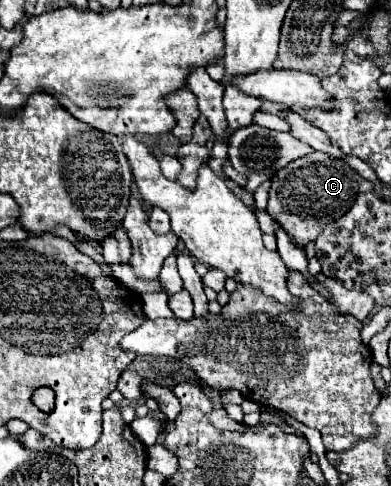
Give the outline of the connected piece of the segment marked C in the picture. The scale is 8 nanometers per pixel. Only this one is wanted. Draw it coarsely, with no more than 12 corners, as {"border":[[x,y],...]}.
{"border":[[318,152],[278,172],[268,214],[296,246],[316,240],[360,192],[344,160]]}

